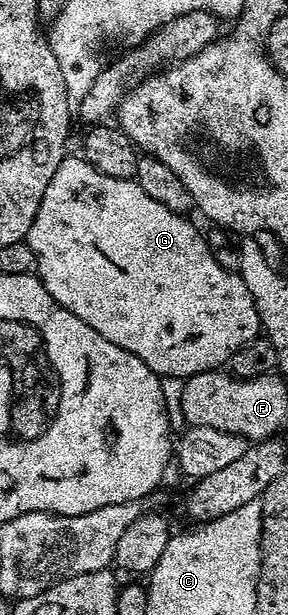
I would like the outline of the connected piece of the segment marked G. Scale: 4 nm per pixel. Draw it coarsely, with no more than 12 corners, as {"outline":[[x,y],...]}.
{"outline":[[66,155],[27,243],[162,379],[262,332],[245,280],[136,180]]}

